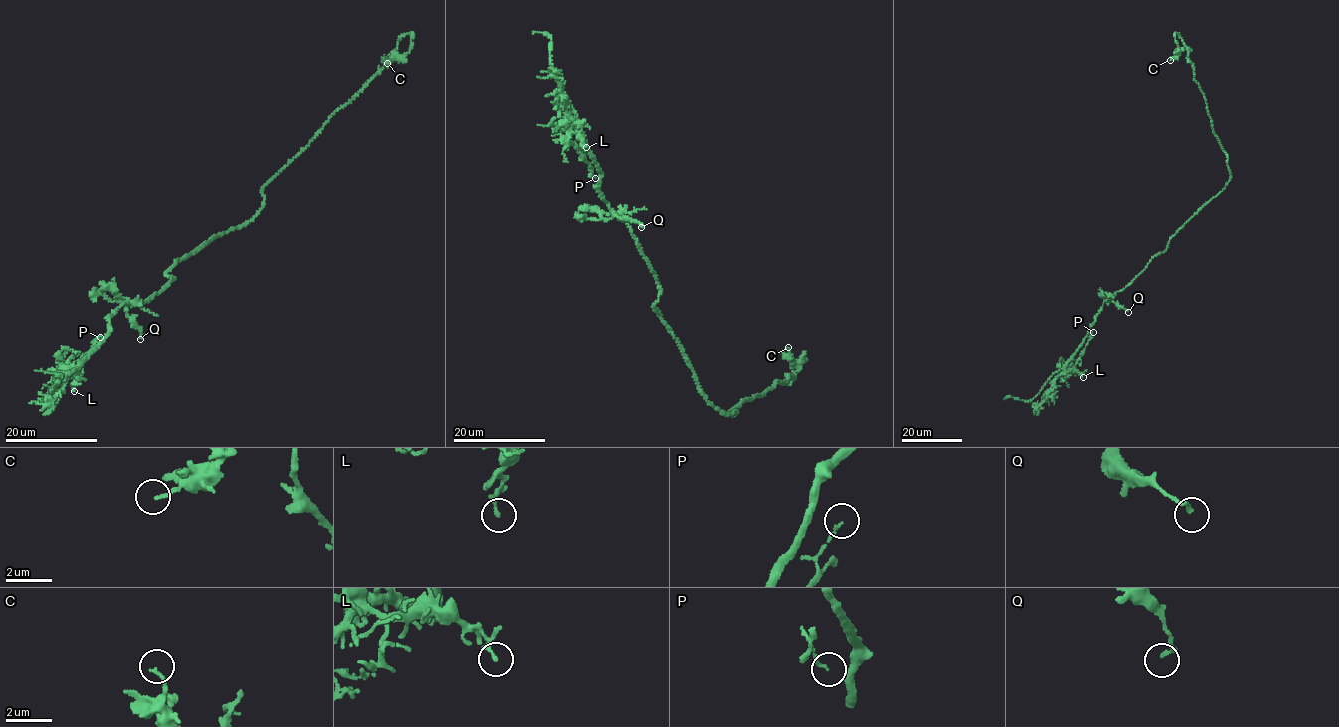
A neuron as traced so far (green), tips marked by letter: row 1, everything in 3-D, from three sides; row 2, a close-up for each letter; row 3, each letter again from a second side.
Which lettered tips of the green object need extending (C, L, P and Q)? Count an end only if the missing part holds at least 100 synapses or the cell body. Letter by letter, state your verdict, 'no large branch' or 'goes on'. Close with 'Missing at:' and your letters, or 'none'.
C: no large branch
L: no large branch
P: no large branch
Q: no large branch
Missing at: none

